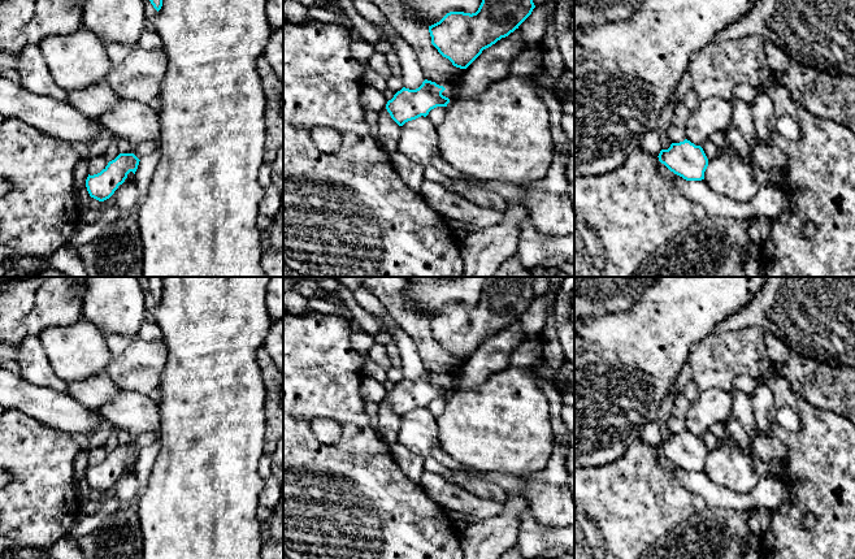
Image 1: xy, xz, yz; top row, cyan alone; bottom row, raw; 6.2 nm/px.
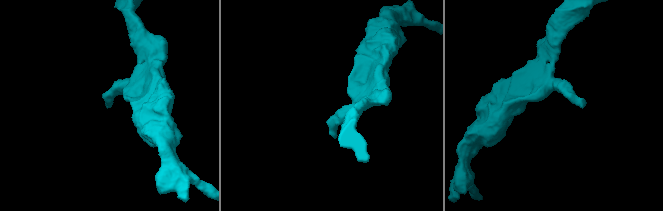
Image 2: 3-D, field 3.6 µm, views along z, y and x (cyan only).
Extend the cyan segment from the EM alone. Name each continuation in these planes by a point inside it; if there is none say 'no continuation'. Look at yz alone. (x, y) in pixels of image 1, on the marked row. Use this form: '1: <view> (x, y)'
no continuation

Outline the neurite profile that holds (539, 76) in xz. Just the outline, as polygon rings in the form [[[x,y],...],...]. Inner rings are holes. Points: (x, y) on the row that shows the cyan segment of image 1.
[[[538,69],[533,75],[533,79],[535,79],[541,86],[543,86],[546,90],[551,91],[554,94],[554,84],[550,79],[550,77],[546,74],[543,69]]]

